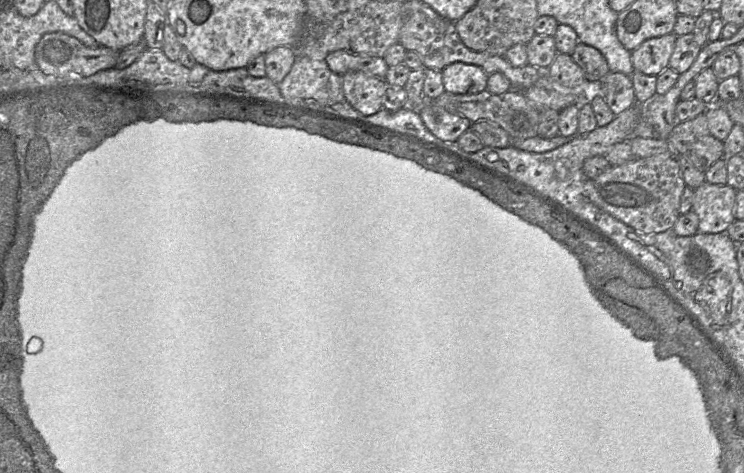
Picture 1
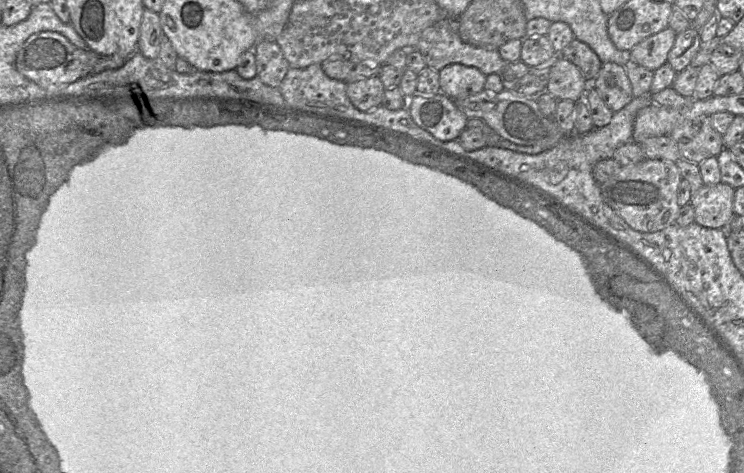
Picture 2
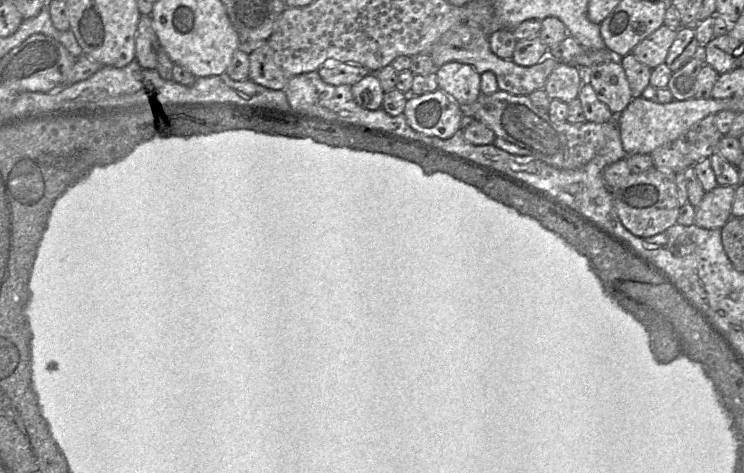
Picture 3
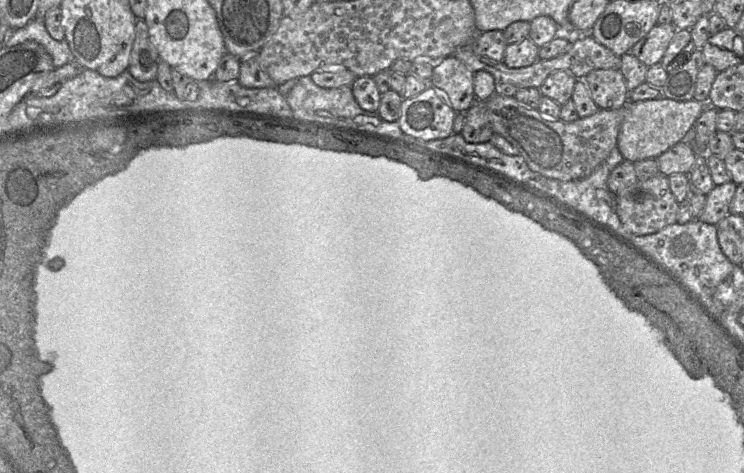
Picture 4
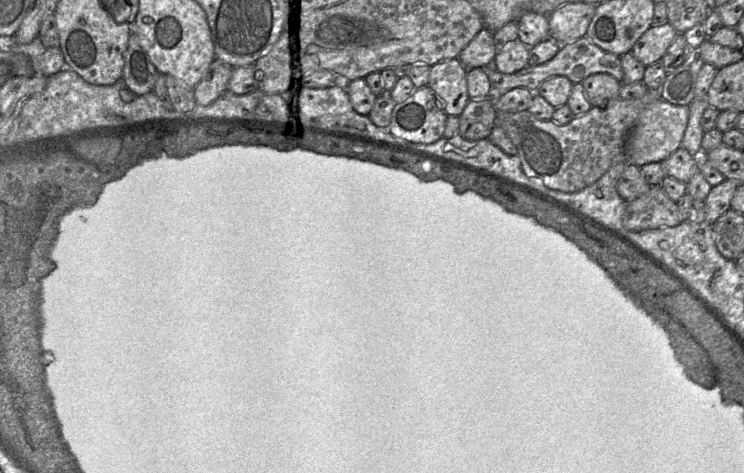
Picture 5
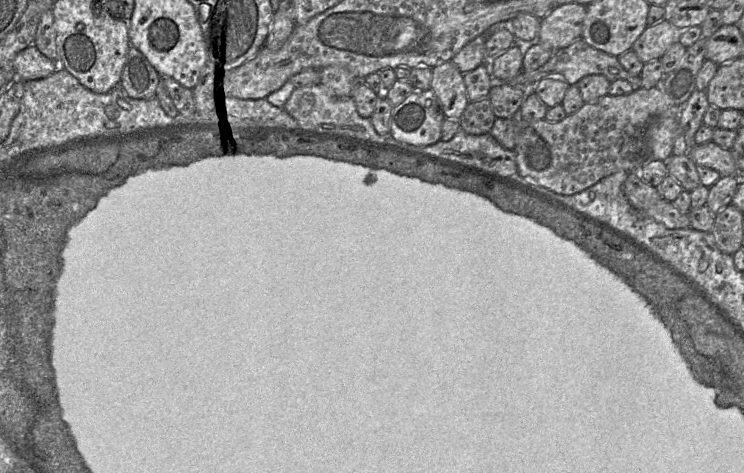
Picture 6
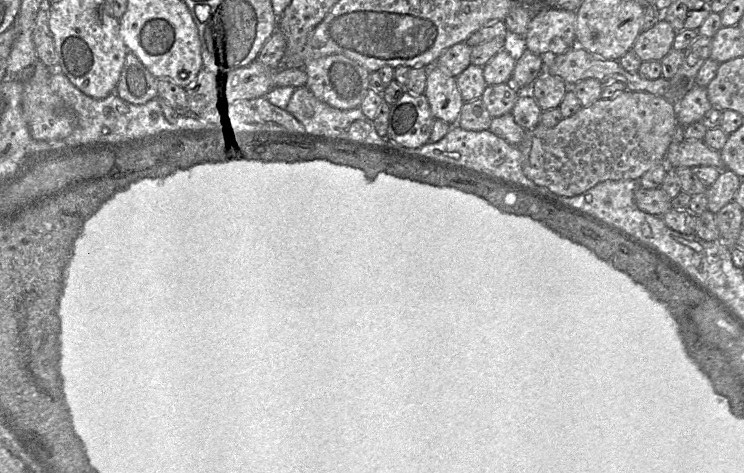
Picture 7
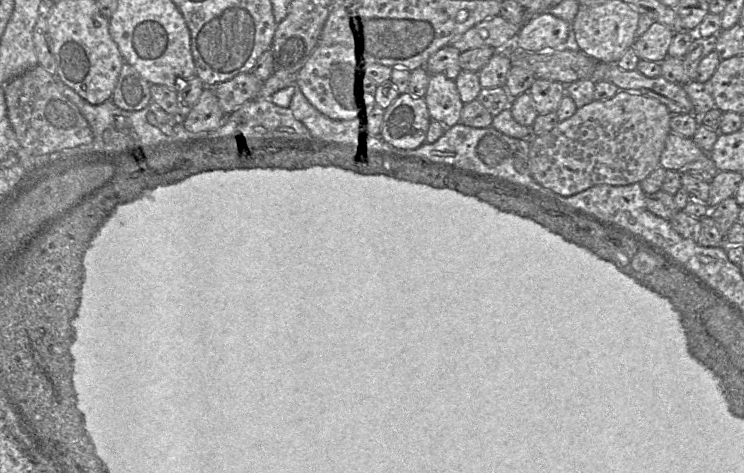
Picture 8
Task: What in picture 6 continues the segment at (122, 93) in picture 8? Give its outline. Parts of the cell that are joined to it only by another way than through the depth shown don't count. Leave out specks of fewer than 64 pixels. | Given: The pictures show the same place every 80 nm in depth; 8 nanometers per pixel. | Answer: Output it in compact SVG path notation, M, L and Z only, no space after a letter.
M130 45L120 80L128 96L134 99L155 97L161 78L147 58Z

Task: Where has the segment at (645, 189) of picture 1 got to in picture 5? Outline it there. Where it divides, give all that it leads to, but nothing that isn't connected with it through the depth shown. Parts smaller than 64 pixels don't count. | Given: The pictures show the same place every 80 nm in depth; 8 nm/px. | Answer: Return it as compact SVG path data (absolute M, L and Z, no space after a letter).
M652 186L646 193L627 203L624 226L631 231L670 228L681 224L678 206L661 186Z

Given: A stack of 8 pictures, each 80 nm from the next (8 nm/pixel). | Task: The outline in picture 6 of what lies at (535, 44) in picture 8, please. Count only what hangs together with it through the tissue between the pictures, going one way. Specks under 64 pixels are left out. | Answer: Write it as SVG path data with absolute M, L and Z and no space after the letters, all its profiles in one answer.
M569 3L553 10L541 19L540 31L535 42L553 51L568 47L582 39L586 5Z

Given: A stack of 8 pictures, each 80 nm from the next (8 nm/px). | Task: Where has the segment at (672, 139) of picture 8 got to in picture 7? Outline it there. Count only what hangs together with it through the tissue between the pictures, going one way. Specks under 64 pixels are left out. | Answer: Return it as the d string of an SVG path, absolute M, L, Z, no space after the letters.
M684 139L672 143L666 155L669 168L713 166L720 170L726 169L721 159L720 151L714 150L702 140Z

